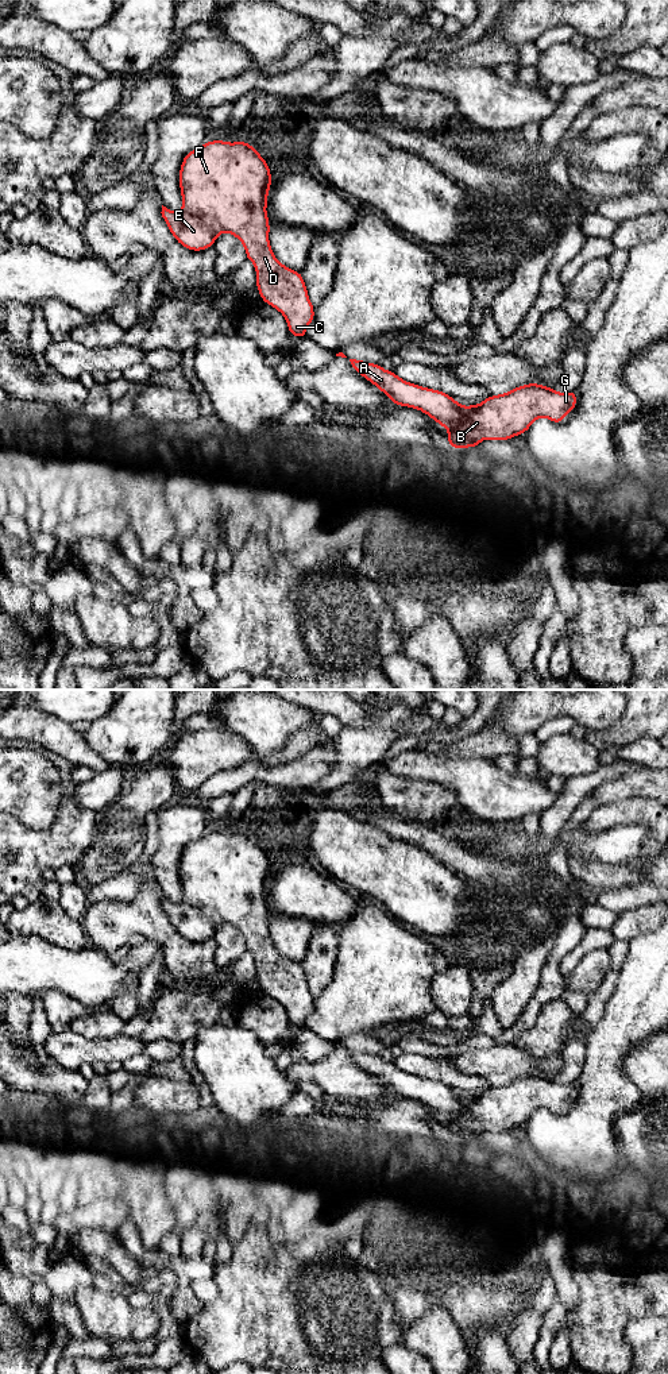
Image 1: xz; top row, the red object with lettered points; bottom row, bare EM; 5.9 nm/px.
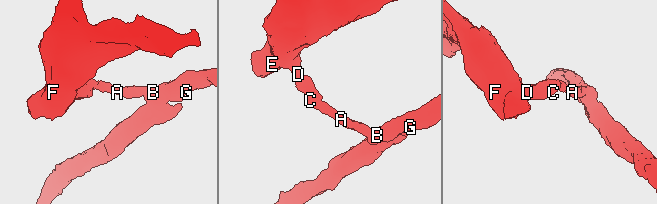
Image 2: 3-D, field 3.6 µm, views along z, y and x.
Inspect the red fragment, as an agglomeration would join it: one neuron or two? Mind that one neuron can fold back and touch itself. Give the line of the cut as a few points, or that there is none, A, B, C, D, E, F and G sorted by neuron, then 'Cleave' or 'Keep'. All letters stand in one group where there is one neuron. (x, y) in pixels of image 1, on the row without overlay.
Split along xz (466, 1097), (466, 1108), (448, 1120). Groups: A C D E F / B G. Cleave

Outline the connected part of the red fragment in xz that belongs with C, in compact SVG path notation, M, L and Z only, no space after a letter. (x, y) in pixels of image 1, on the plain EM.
M244 831L205 833L189 842L182 852L179 860L182 902L173 903L162 896L161 904L175 931L192 942L213 938L216 929L223 923L236 927L246 939L247 950L255 957L256 980L263 993L283 1006L291 1027L304 1030L306 1019L314 1010L314 997L308 988L301 964L279 954L270 938L266 898L271 873L267 853Z

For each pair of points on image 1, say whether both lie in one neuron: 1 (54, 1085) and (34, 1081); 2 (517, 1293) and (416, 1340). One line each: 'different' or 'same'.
1: same
2: different

